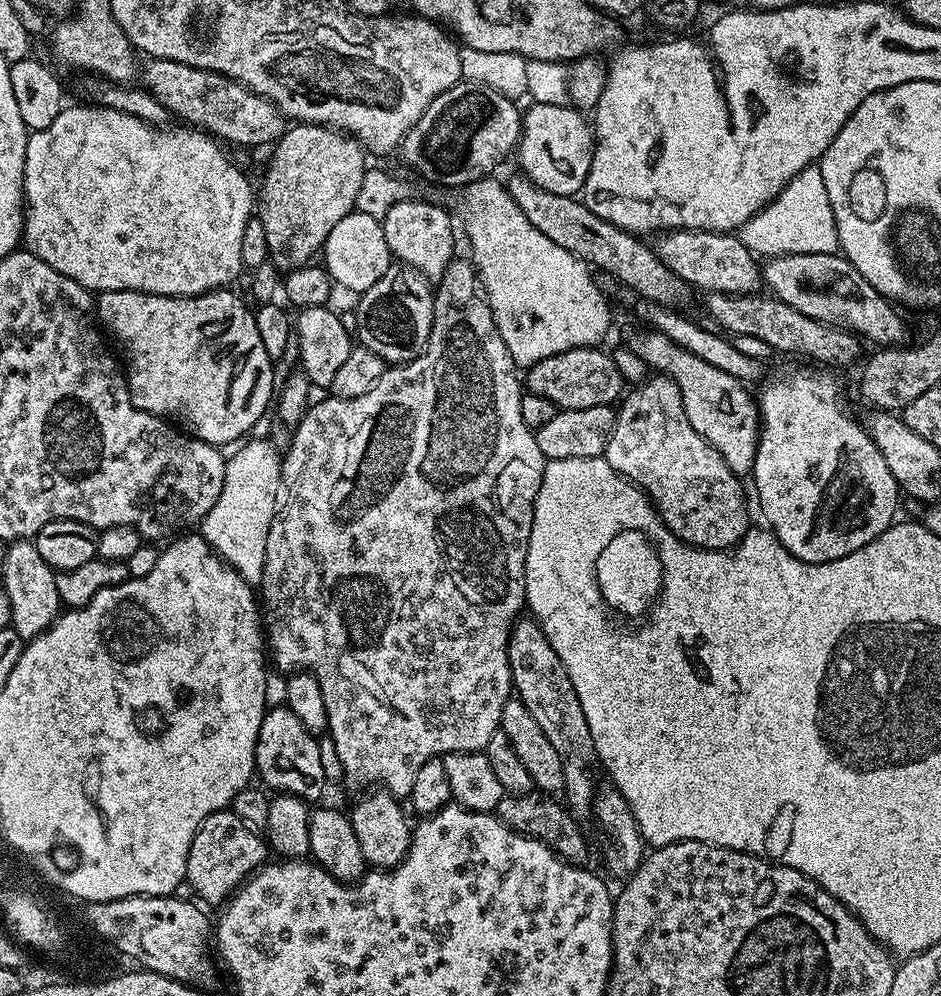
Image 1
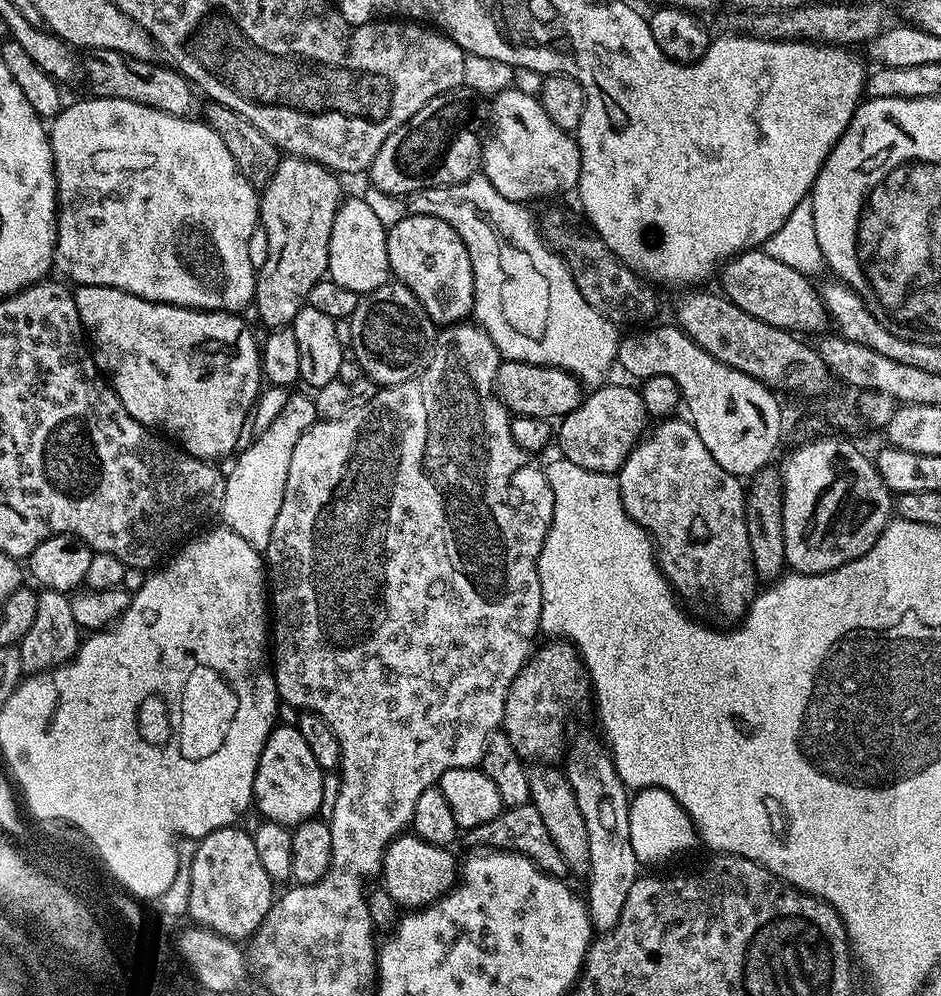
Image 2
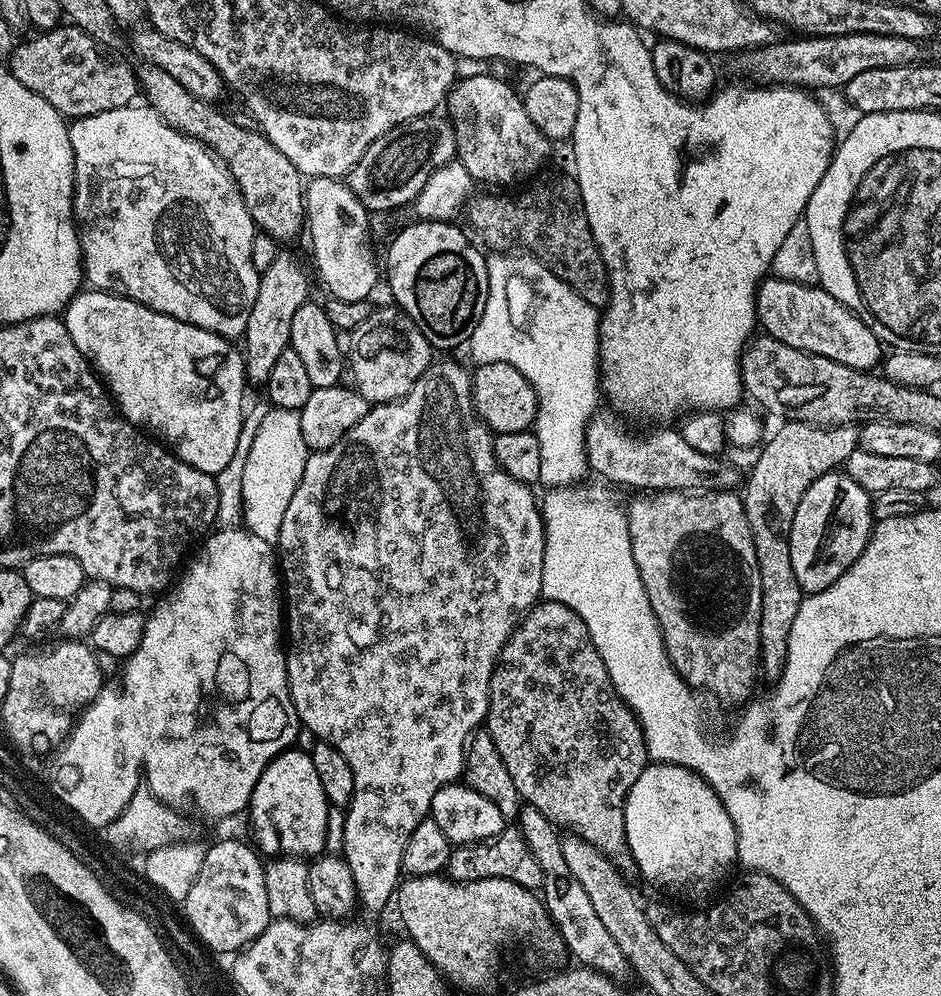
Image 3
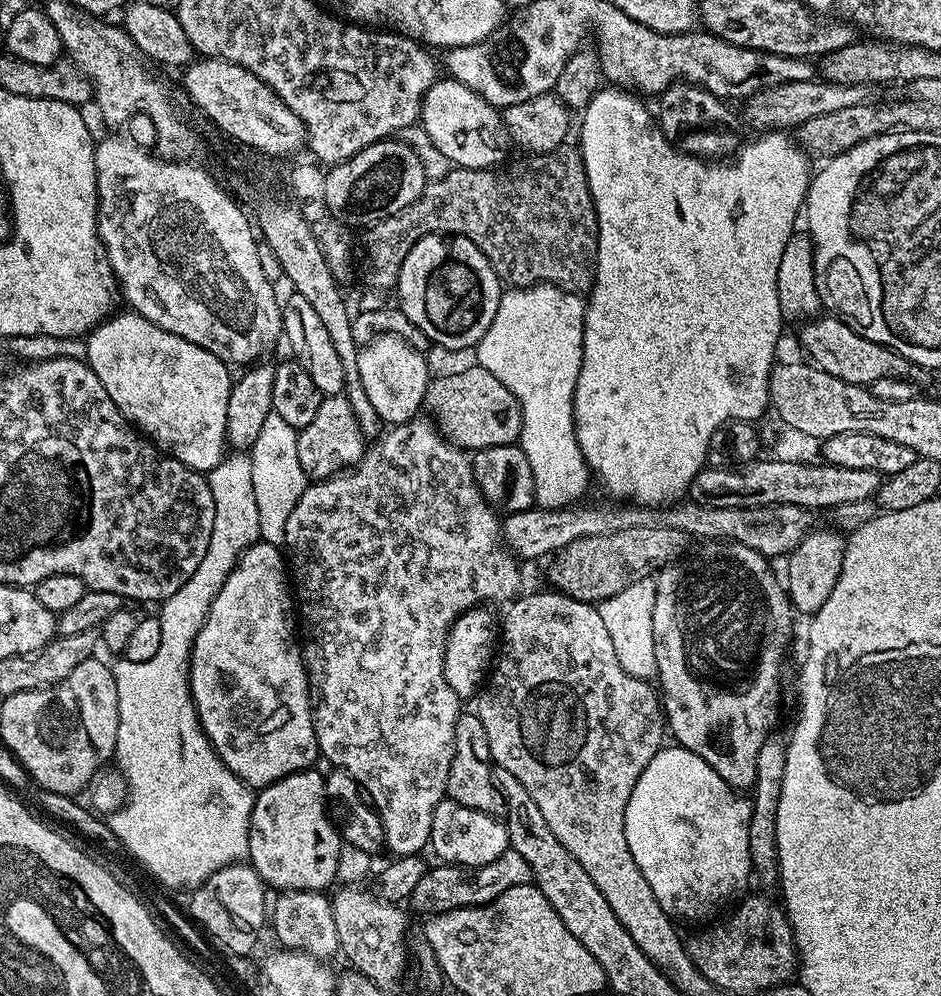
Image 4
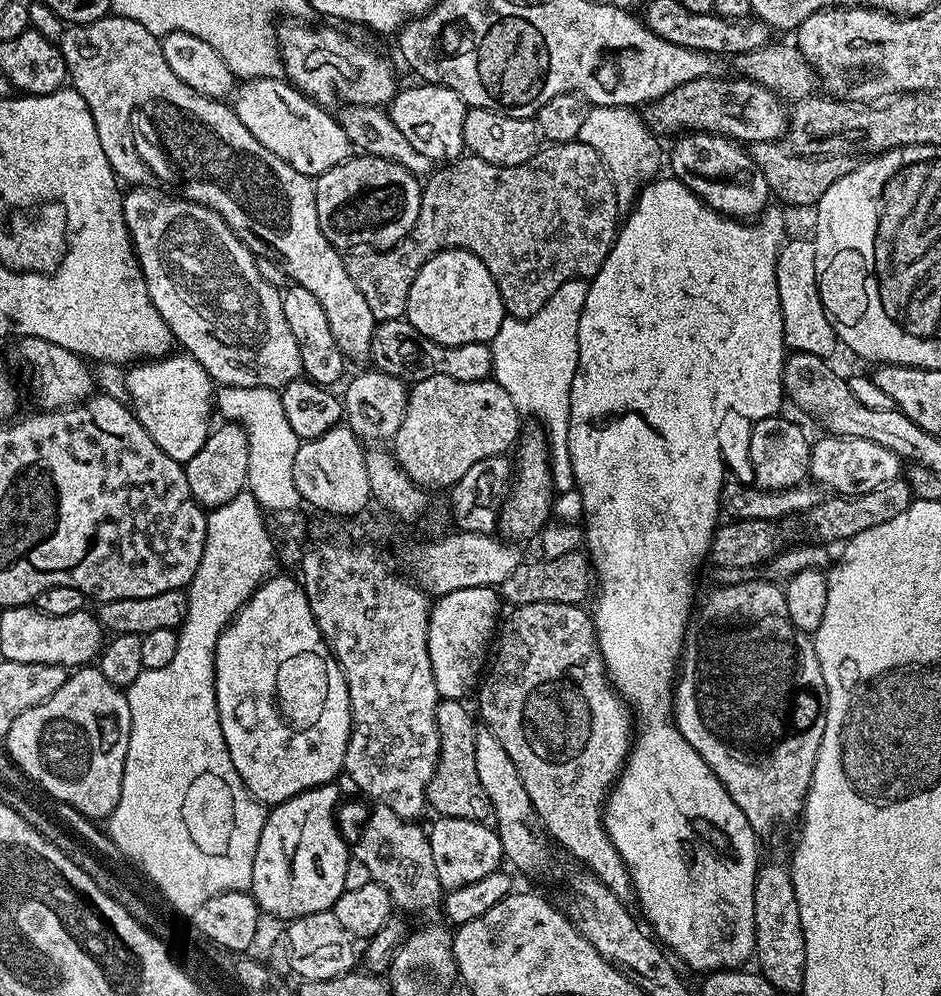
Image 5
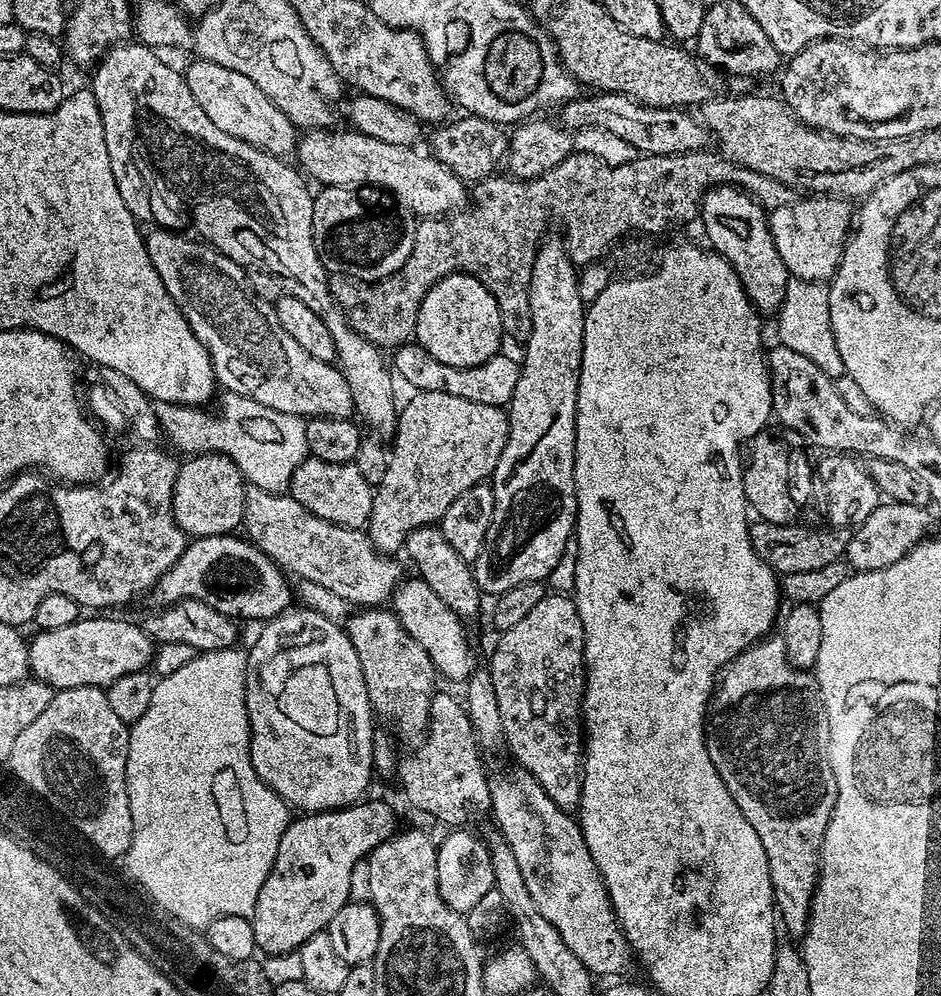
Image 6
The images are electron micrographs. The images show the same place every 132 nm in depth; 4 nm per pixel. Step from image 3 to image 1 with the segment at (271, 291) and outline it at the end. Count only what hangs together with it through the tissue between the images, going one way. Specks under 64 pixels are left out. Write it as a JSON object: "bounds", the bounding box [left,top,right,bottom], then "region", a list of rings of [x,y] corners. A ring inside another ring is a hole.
{"bounds":[258,122,366,270],"region":[[[296,122],[285,127],[282,138],[276,141],[271,152],[272,161],[264,172],[260,188],[258,184],[258,218],[266,230],[268,259],[277,270],[303,268],[315,257],[312,256],[315,252],[317,255],[323,249],[334,226],[354,211],[366,171],[366,149],[346,132],[324,128],[321,124]]]}

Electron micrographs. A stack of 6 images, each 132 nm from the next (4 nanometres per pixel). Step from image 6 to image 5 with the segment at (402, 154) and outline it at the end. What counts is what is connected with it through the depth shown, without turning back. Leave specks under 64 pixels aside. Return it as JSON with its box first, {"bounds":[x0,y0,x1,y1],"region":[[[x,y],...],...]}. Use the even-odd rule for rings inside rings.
{"bounds":[231,79,350,176],"region":[[[285,79],[243,81],[235,89],[231,105],[242,126],[246,126],[246,130],[250,130],[250,134],[270,150],[270,154],[278,154],[282,162],[294,166],[294,170],[303,176],[321,176],[350,155],[350,141],[339,119]]]}

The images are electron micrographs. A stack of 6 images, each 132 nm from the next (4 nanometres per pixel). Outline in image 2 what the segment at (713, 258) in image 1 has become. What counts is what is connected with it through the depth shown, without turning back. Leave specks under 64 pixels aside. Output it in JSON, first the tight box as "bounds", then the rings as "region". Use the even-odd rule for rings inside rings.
{"bounds":[718,250,829,334],"region":[[[767,250],[740,252],[719,269],[718,280],[719,276],[719,291],[727,296],[730,302],[734,302],[734,306],[746,310],[746,314],[750,314],[770,326],[784,328],[793,334],[805,334],[804,332],[820,334],[827,329],[824,327],[829,327],[828,311],[824,309],[824,303],[820,297],[817,285],[809,277],[798,274],[798,270],[785,266],[783,262],[778,262],[778,258],[770,258]]]}

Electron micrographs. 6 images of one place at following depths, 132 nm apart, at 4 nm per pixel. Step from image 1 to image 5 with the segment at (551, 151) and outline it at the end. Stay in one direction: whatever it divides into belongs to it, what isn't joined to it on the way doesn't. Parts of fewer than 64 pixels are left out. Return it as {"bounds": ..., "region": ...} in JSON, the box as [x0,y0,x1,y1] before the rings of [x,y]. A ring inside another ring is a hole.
{"bounds":[386,82,466,162],"region":[[[416,82],[413,88],[401,87],[392,97],[386,111],[394,126],[402,130],[403,137],[433,162],[458,160],[465,151],[462,122],[466,105],[458,94],[454,94],[454,90],[441,84]]]}

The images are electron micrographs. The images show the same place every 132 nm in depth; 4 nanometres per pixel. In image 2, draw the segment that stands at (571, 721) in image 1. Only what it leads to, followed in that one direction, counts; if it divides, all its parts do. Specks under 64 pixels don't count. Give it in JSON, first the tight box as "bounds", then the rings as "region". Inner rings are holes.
{"bounds":[566,732,642,934],"region":[[[580,732],[573,740],[571,737],[567,741],[566,775],[574,790],[574,798],[578,798],[578,810],[582,810],[582,818],[586,821],[586,835],[590,838],[590,862],[586,873],[589,884],[588,892],[586,891],[588,916],[592,920],[593,929],[603,934],[612,932],[614,926],[618,926],[622,906],[626,906],[630,886],[636,884],[642,865],[630,842],[629,789],[621,782],[601,737],[596,736],[590,732]]]}

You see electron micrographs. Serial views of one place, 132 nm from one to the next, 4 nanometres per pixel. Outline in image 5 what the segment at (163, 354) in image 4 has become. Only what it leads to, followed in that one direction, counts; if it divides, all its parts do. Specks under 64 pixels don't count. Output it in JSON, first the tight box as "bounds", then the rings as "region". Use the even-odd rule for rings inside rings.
{"bounds":[127,354,214,462],"region":[[[169,354],[127,369],[128,400],[138,422],[170,458],[187,462],[202,450],[214,417],[214,381],[190,355]]]}

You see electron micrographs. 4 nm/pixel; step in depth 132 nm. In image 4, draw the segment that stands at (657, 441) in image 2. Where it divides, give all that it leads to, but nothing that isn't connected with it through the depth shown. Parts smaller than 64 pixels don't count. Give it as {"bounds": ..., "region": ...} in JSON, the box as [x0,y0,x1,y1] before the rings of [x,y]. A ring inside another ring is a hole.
{"bounds":[652,540,794,790],"region":[[[733,540],[723,542],[708,542],[701,552],[693,554],[689,560],[677,559],[667,566],[659,569],[655,577],[654,610],[652,621],[654,622],[654,658],[656,659],[656,676],[659,691],[662,693],[662,707],[666,717],[666,728],[669,733],[676,735],[675,743],[681,748],[698,754],[706,763],[716,771],[731,788],[748,790],[756,783],[756,759],[758,750],[762,750],[762,742],[773,735],[776,719],[780,716],[780,667],[784,664],[784,643],[792,636],[792,616],[794,609],[792,601],[788,598],[785,585],[772,573],[769,561],[750,546],[742,546]]]}

